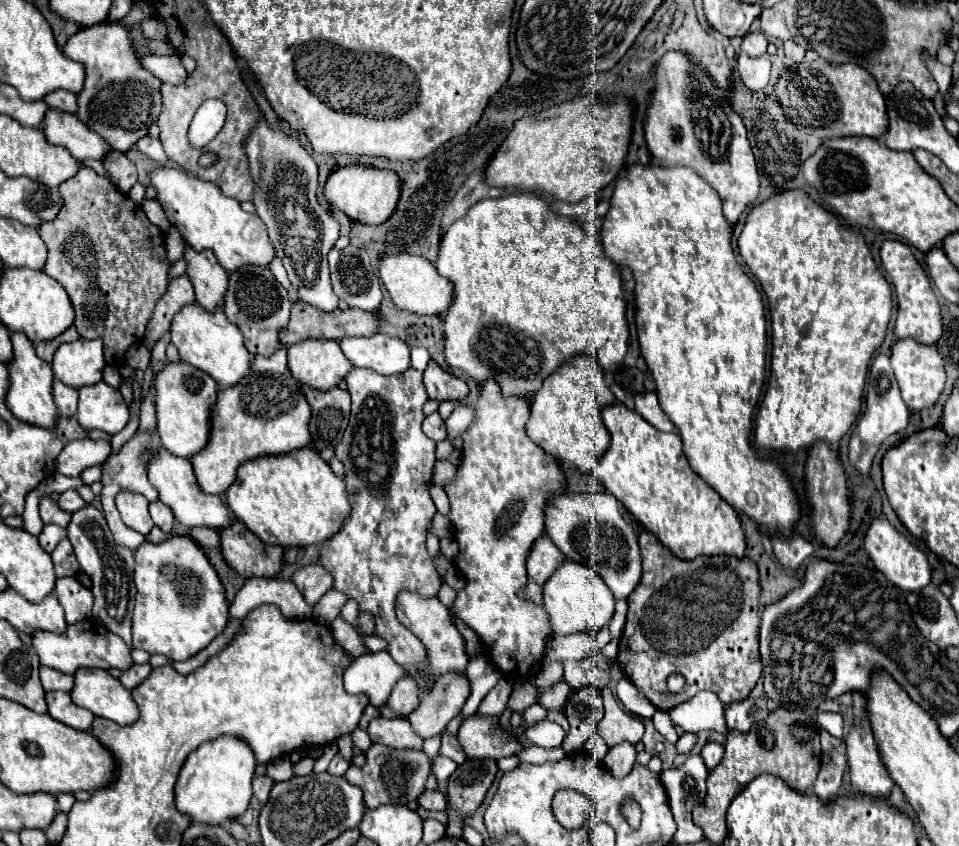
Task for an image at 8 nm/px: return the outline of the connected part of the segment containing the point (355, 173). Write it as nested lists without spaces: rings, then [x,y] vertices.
[[[349,165],[331,173],[325,183],[325,199],[331,207],[343,211],[351,221],[377,225],[385,223],[399,201],[399,179],[393,171],[381,171],[363,165]]]

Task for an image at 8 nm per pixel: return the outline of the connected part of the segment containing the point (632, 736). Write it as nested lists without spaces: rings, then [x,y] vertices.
[[[605,687],[601,693],[605,701],[605,717],[597,723],[595,733],[607,743],[607,747],[615,747],[621,741],[639,743],[645,733],[643,723],[621,711],[617,701],[613,699],[611,687]]]

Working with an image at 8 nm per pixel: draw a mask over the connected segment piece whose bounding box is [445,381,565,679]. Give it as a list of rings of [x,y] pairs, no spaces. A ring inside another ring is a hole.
[[[489,381],[485,383],[485,387],[481,387],[479,391],[479,399],[477,403],[473,403],[473,407],[477,409],[477,415],[473,419],[473,423],[469,425],[469,429],[463,433],[463,457],[461,457],[461,465],[459,465],[459,471],[457,471],[457,479],[445,487],[447,495],[449,495],[449,503],[451,503],[451,513],[449,513],[449,519],[451,519],[451,525],[453,525],[453,537],[459,545],[459,553],[455,557],[455,567],[459,571],[459,575],[465,579],[465,587],[461,591],[457,591],[457,597],[455,597],[455,603],[451,607],[451,613],[453,617],[461,619],[469,629],[473,629],[477,633],[477,637],[481,639],[481,643],[485,645],[489,657],[493,659],[493,663],[503,669],[503,665],[509,667],[509,671],[505,671],[505,675],[517,675],[519,679],[529,679],[529,671],[531,667],[535,667],[535,663],[541,663],[541,659],[545,657],[545,651],[547,651],[547,641],[549,637],[553,635],[553,627],[549,623],[549,615],[545,613],[543,605],[537,605],[533,601],[527,601],[523,597],[519,597],[519,591],[527,585],[527,577],[525,577],[525,557],[529,553],[529,547],[533,545],[533,539],[545,535],[545,529],[543,529],[543,505],[545,505],[545,499],[549,495],[559,495],[565,491],[565,477],[559,469],[559,463],[553,455],[545,453],[539,445],[535,445],[527,431],[525,431],[525,425],[527,425],[527,419],[529,419],[529,403],[525,399],[519,399],[519,397],[509,397],[505,399],[501,393],[499,393],[499,387],[495,381]]]

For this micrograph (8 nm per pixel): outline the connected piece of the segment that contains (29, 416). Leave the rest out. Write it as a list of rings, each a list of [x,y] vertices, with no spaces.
[[[21,331],[11,333],[11,343],[13,343],[13,359],[7,363],[9,387],[7,387],[5,403],[17,419],[25,419],[25,423],[35,423],[39,427],[51,429],[53,421],[57,419],[57,407],[51,395],[51,383],[53,383],[51,365],[37,357],[33,343]]]

